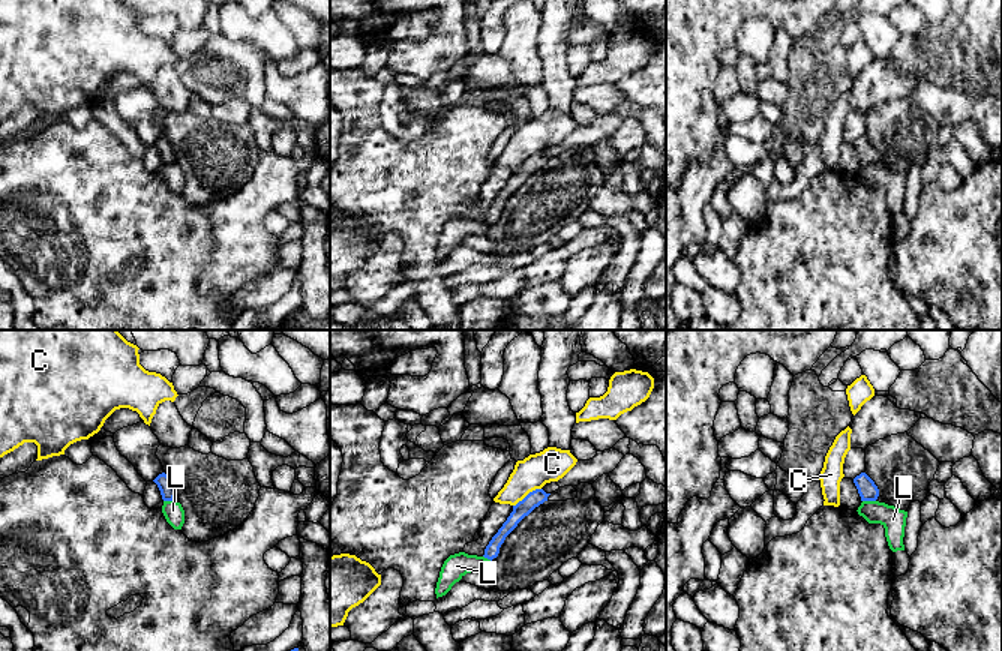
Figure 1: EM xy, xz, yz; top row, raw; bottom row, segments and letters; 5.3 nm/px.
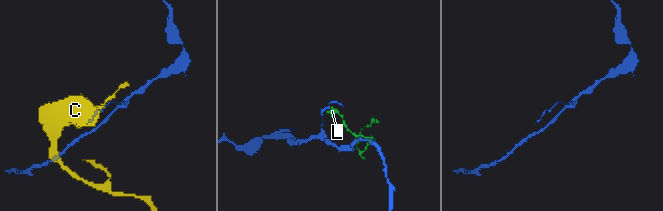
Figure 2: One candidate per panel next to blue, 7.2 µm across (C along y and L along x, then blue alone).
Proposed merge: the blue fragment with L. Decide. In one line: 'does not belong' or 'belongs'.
does not belong

